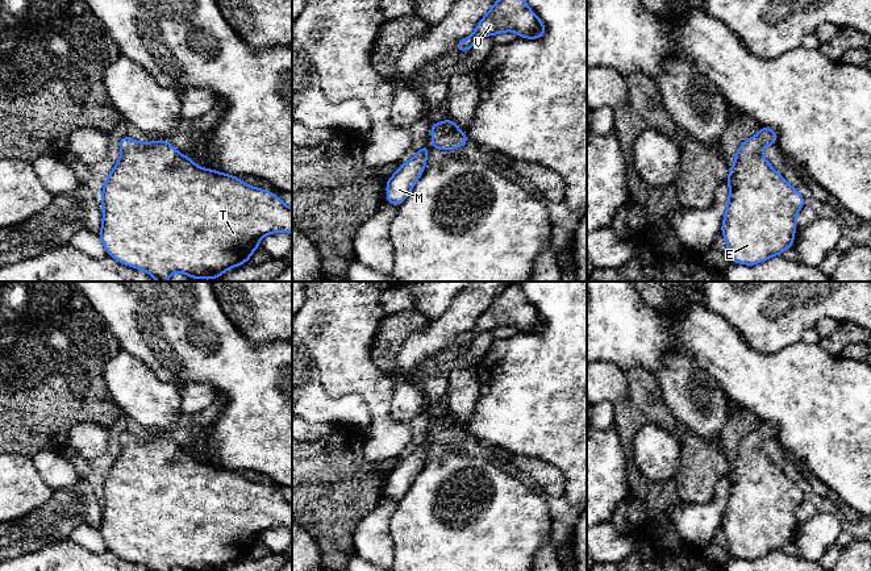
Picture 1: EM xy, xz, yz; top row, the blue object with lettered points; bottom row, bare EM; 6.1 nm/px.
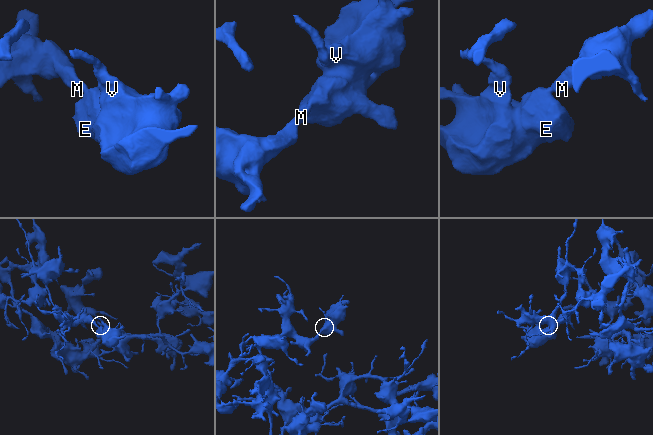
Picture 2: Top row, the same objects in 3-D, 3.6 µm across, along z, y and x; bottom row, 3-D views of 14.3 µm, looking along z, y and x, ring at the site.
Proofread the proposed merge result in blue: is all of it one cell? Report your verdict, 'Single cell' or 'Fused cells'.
Single cell

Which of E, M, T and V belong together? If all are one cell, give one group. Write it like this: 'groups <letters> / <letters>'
groups E M T V

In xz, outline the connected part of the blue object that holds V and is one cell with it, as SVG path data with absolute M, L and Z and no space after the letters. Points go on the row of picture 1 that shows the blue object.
M496 0L487 14L478 22L474 33L458 41L455 50L468 51L485 36L516 32L518 38L537 39L546 33L546 25L528 7L525 0Z

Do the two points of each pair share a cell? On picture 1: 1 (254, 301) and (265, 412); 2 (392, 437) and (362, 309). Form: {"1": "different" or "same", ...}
{"1": "different", "2": "same"}

